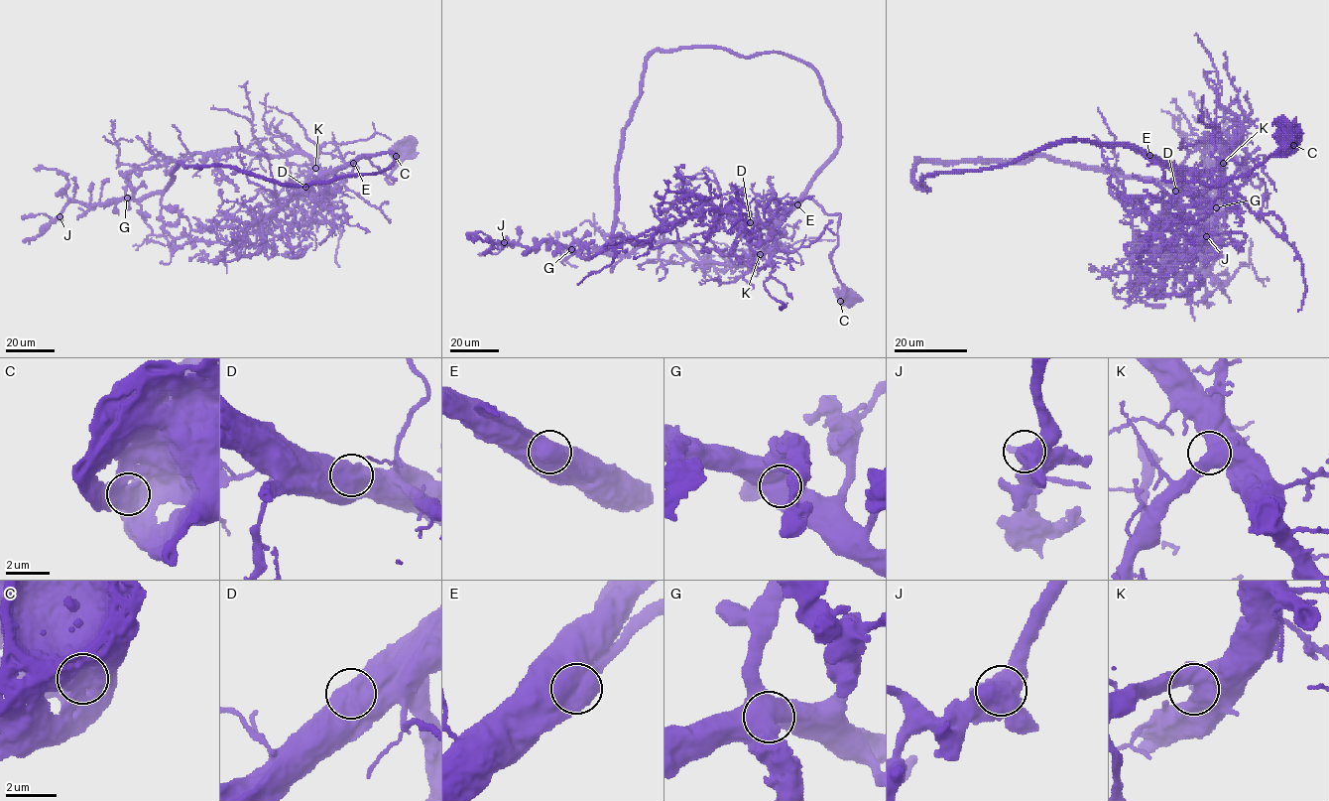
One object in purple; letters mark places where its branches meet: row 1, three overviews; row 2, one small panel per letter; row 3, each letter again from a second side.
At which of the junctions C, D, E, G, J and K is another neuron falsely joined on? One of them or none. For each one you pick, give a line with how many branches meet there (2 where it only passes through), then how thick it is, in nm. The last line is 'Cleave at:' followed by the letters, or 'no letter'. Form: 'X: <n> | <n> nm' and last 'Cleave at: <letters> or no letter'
Cleave at: no letter

